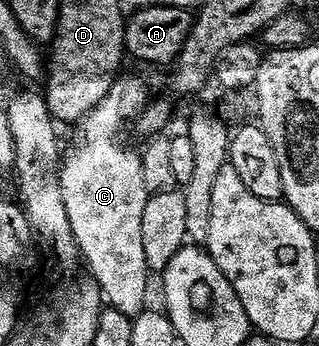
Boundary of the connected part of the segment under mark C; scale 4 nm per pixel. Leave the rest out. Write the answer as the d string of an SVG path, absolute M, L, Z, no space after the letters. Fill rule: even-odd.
M124 74L122 77L116 78L114 85L109 89L109 93L103 98L94 109L87 114L83 119L79 120L75 131L75 144L66 151L61 159L61 166L57 172L59 176L59 188L63 194L65 201L65 213L69 213L69 225L73 229L73 237L79 246L79 253L82 262L87 262L90 278L95 280L95 284L99 286L100 291L103 293L103 298L110 306L117 308L121 313L130 315L132 317L139 314L144 310L147 299L147 278L149 272L145 265L145 249L141 249L141 213L145 213L145 201L147 200L149 192L145 187L144 174L142 172L142 157L138 150L134 151L133 148L127 144L127 127L129 131L129 124L134 120L135 116L147 106L149 102L149 94L147 95L147 87L139 79L134 79L133 76Z

